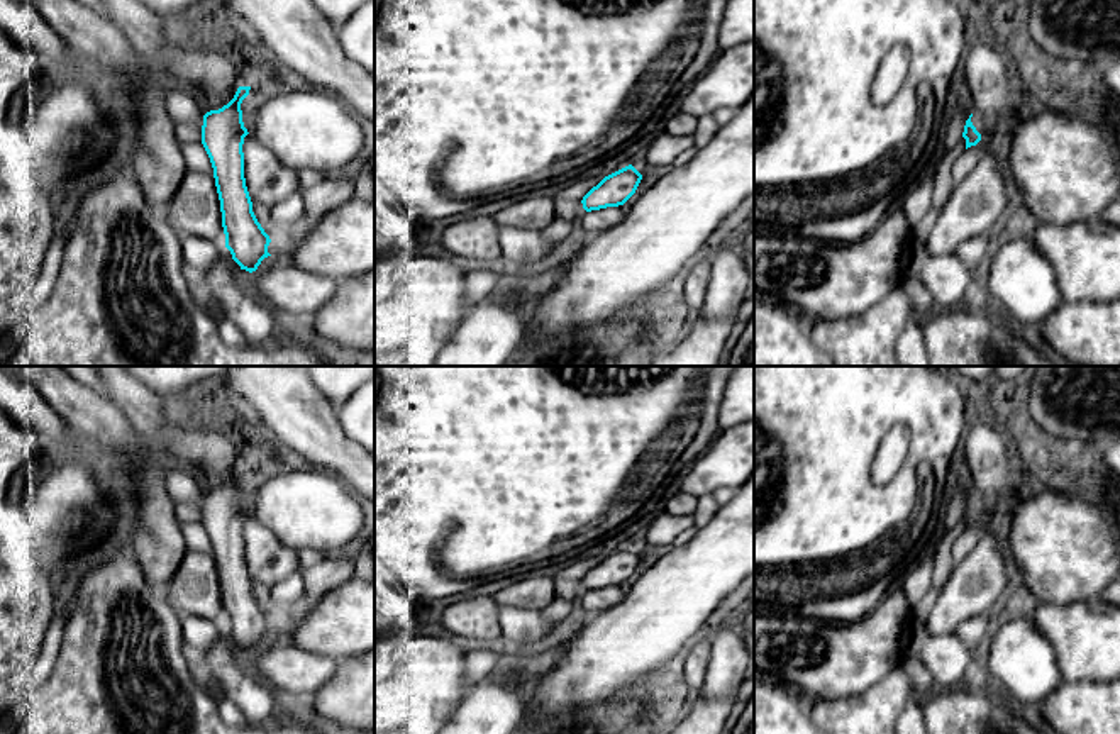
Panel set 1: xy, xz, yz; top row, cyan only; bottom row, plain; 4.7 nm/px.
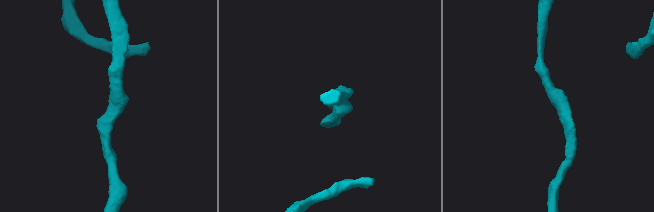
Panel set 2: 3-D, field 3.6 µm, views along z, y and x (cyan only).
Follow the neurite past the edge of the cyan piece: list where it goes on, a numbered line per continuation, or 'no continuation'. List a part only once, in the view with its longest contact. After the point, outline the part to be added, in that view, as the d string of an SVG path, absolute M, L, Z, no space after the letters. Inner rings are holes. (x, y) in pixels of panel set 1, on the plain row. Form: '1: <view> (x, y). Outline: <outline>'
no continuation

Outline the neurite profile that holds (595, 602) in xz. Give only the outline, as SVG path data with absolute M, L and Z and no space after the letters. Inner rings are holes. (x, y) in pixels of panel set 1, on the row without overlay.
M622 585L618 587L607 587L600 590L586 592L579 598L579 605L591 615L598 615L615 605L618 605L625 597Z

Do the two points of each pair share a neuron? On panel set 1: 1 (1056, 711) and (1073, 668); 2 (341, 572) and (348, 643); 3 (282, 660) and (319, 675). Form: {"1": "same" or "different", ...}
{"1": "different", "2": "different", "3": "same"}

